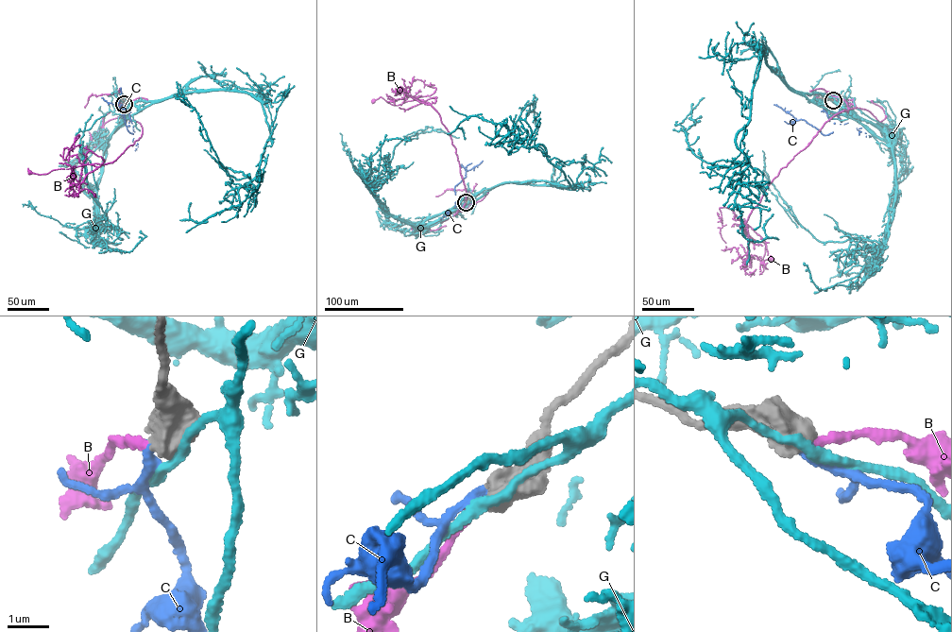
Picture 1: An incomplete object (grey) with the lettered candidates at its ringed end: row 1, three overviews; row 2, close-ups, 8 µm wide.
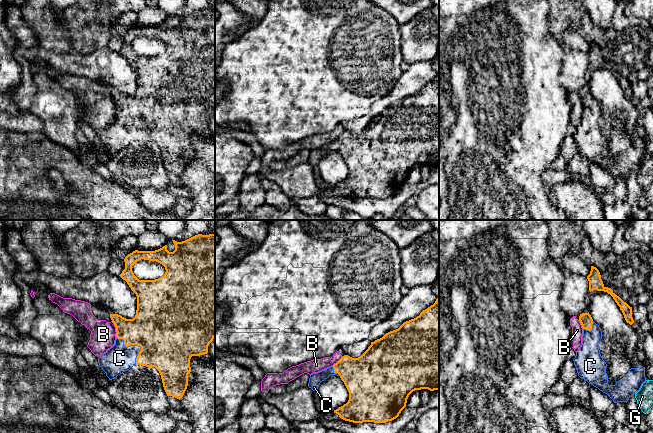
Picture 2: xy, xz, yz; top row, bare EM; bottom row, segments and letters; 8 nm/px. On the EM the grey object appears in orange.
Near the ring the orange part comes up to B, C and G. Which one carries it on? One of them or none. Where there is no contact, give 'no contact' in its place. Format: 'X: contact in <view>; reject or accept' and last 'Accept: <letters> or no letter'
B: contact in xy; reject
C: contact in xy; accept
G: no contact; reject
Accept: C

